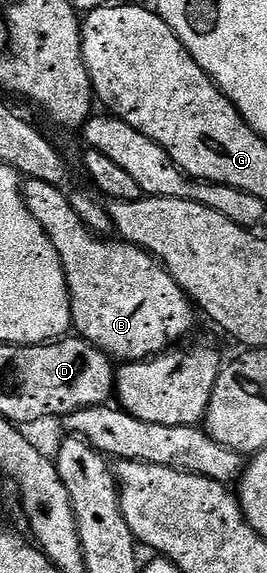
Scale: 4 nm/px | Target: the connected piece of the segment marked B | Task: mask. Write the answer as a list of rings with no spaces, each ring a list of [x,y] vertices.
[[[33,178],[22,186],[30,216],[42,224],[42,232],[46,232],[50,244],[54,244],[54,252],[60,254],[62,282],[66,287],[67,305],[72,308],[70,322],[76,325],[75,333],[121,363],[140,362],[183,343],[197,315],[174,276],[142,248],[91,234],[78,220],[72,198],[64,192],[59,186]]]

